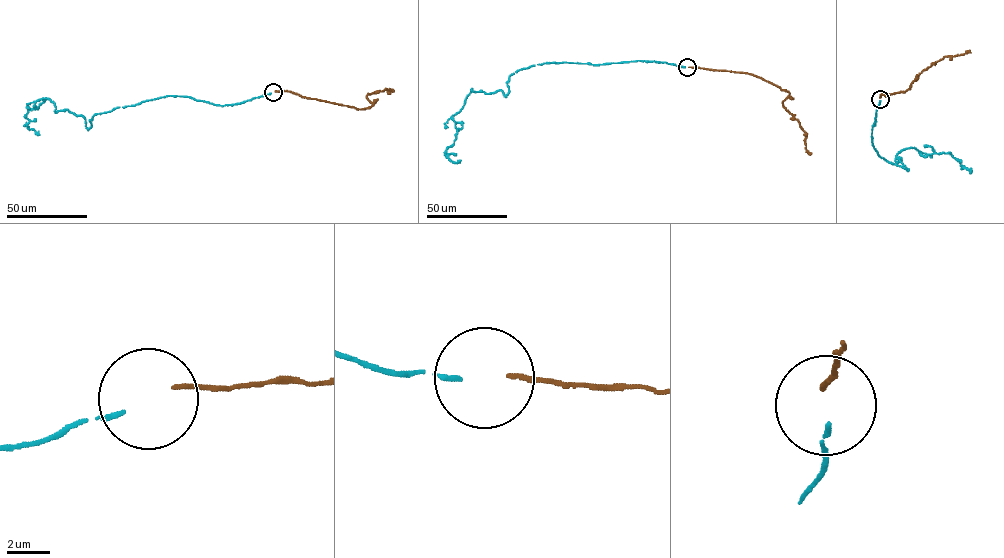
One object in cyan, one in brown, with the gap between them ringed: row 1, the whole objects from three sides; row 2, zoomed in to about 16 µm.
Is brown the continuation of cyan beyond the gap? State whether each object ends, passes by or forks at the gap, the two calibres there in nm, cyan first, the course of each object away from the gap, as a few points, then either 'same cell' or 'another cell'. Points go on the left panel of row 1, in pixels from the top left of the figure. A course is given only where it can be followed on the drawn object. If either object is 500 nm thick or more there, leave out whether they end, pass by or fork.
cyan ends | brown ends | 220/200 nm | cyan via (271, 93), (223, 105), (166, 96), (94, 114), (87, 129), (44, 98), (25, 116), (38, 135) | brown via (275, 91), (288, 91), (358, 109), (373, 104), (366, 96), (368, 94), (386, 88), (394, 91) | another cell

